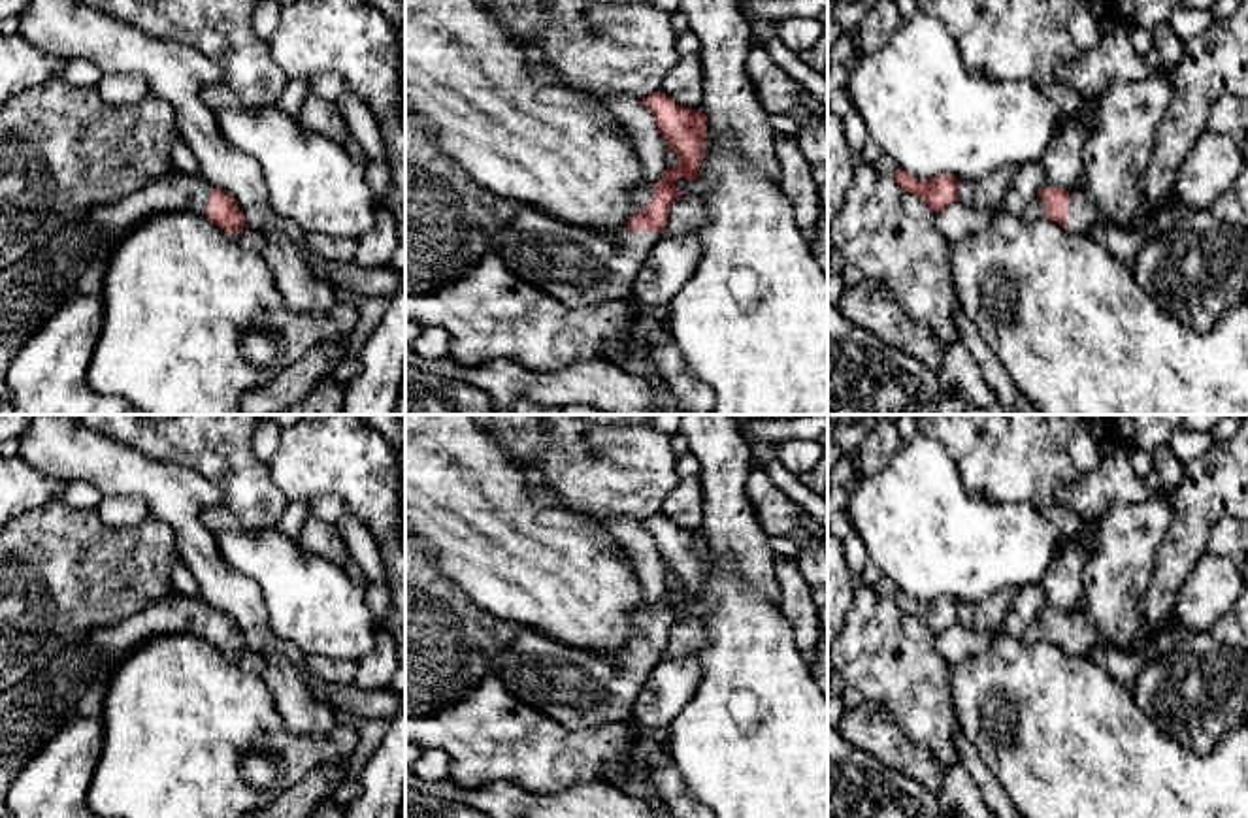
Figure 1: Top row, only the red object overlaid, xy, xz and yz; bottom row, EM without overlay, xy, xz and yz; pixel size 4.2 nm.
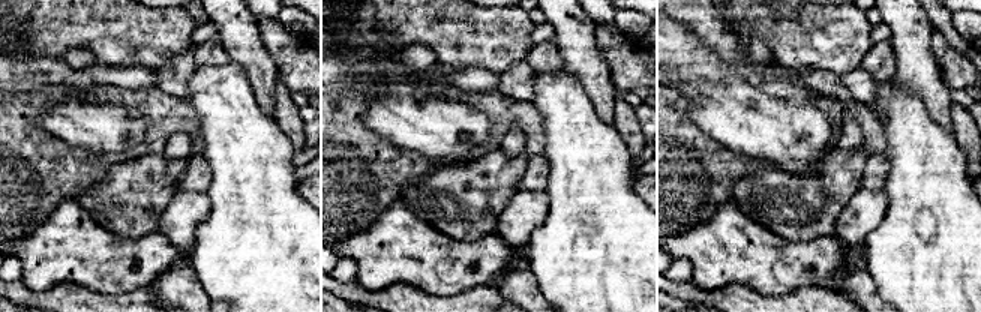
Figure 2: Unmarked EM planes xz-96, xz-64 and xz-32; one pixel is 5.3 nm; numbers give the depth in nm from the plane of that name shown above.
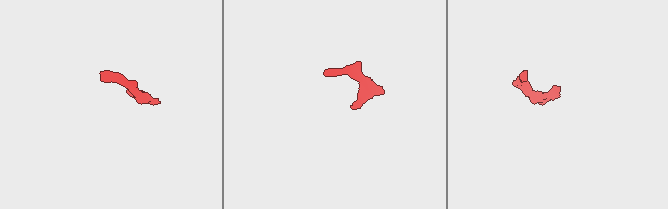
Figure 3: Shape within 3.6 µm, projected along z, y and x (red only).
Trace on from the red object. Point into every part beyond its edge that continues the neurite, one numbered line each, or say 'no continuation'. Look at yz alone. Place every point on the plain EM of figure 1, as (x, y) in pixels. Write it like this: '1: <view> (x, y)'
1: yz (1084, 638)

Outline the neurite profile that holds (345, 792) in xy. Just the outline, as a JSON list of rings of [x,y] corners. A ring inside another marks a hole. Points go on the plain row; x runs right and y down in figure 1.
[[[347,778],[343,784],[339,784],[332,795],[332,799],[345,807],[349,805],[358,793],[362,792],[358,778]]]

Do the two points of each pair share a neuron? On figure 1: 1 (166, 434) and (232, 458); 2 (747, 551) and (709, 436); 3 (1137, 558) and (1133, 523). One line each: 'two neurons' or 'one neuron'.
1: one neuron
2: one neuron
3: one neuron

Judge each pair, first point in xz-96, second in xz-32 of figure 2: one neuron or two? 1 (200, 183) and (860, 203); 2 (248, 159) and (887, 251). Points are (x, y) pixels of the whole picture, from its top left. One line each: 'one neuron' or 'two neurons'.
1: two neurons
2: one neuron

